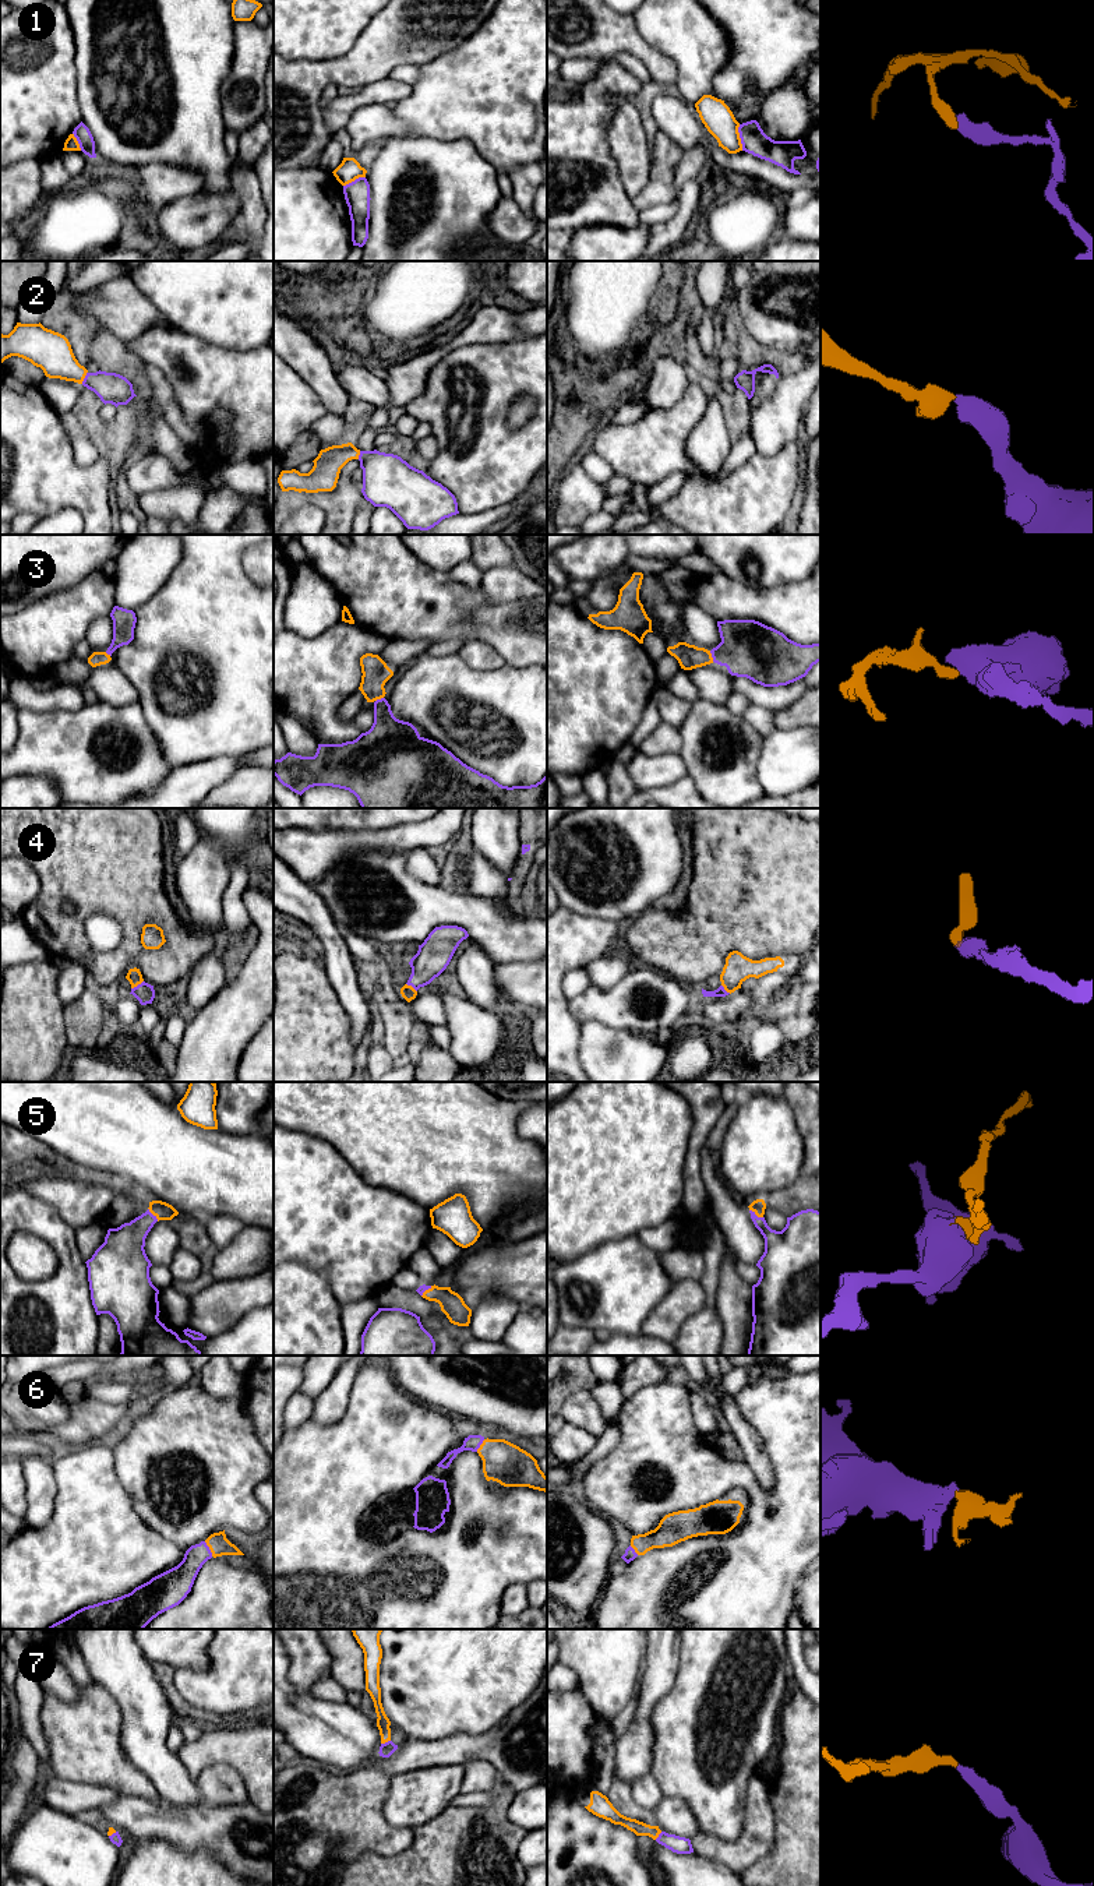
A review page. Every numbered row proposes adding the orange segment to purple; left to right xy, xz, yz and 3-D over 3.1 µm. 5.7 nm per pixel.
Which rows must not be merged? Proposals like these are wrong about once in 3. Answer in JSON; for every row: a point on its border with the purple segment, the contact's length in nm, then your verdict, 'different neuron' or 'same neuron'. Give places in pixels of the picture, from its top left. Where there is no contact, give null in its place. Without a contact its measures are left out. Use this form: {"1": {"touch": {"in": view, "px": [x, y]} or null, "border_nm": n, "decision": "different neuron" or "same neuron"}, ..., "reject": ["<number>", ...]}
{"1": {"touch": {"in": "yz", "px": [740, 137]}, "border_nm": 150, "decision": "different neuron"}, "2": {"touch": {"in": "xy", "px": [85, 377]}, "border_nm": 80, "decision": "same neuron"}, "3": {"touch": {"in": "yz", "px": [712, 656]}, "border_nm": 70, "decision": "same neuron"}, "4": {"touch": {"in": "xy", "px": [138, 984]}, "border_nm": 90, "decision": "same neuron"}, "5": {"touch": {"in": "yz", "px": [755, 1215]}, "border_nm": 90, "decision": "same neuron"}, "6": {"touch": {"in": "xy", "px": [208, 1548]}, "border_nm": 100, "decision": "same neuron"}, "7": {"touch": {"in": "xz", "px": [385, 1742]}, "border_nm": 60, "decision": "same neuron"}, "reject": ["1"]}

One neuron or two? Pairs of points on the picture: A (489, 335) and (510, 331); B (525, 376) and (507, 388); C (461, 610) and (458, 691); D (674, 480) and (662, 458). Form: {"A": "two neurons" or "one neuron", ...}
{"A": "one neuron", "B": "one neuron", "C": "two neurons", "D": "two neurons"}

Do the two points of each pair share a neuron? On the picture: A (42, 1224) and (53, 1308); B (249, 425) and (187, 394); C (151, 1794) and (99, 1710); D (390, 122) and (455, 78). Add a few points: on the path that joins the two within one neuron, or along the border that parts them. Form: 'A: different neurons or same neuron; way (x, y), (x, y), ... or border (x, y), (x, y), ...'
A: same neuron; way (63, 1245), (66, 1248), (66, 1287)
B: same neuron; way (236, 408), (222, 394), (204, 394)
C: same neuron; way (129, 1776), (99, 1747), (99, 1733)
D: different neurons; border (390, 105), (391, 110), (408, 126), (412, 137)

